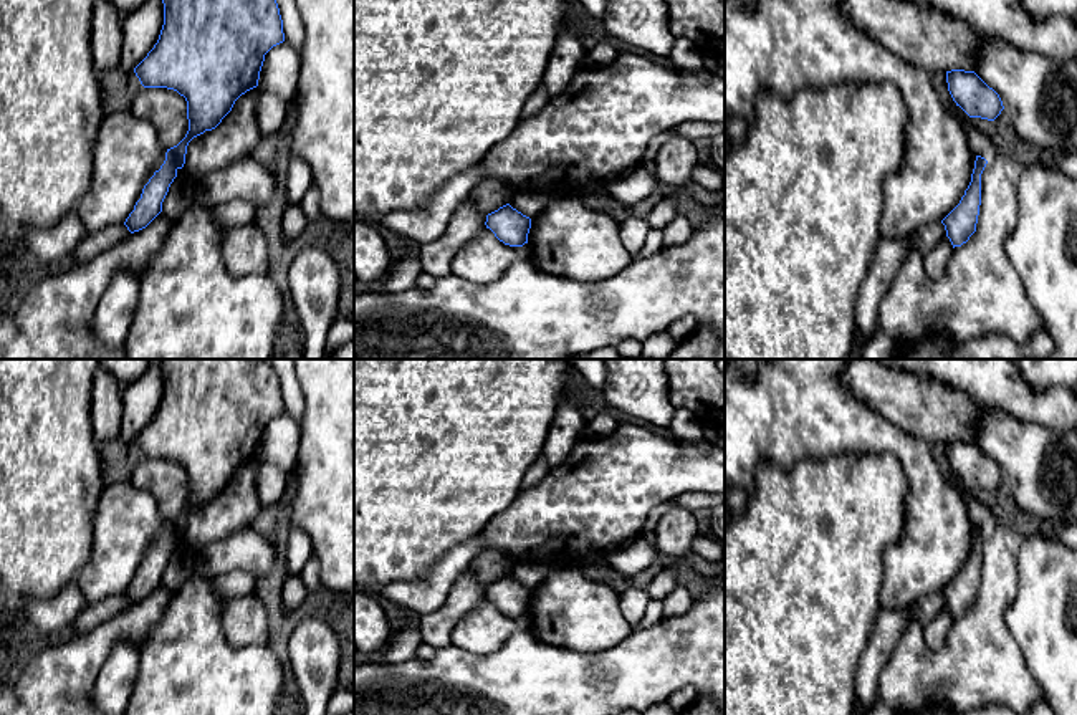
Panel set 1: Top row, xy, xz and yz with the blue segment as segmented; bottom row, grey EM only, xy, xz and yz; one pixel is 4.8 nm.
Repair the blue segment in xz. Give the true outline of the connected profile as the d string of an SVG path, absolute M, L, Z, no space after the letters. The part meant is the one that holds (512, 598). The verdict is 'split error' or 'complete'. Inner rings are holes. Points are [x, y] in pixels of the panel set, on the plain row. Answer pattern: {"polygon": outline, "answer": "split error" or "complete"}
{"polygon": "M506 574L488 584L485 596L505 616L523 617L528 614L531 589Z", "answer": "complete"}

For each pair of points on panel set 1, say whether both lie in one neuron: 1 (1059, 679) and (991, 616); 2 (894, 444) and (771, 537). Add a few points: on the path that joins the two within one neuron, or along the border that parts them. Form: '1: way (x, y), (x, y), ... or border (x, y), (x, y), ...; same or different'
1: border (1014, 595), (1005, 614), (1005, 623), (1028, 667); different
2: border (844, 452), (890, 452), (907, 482); different

